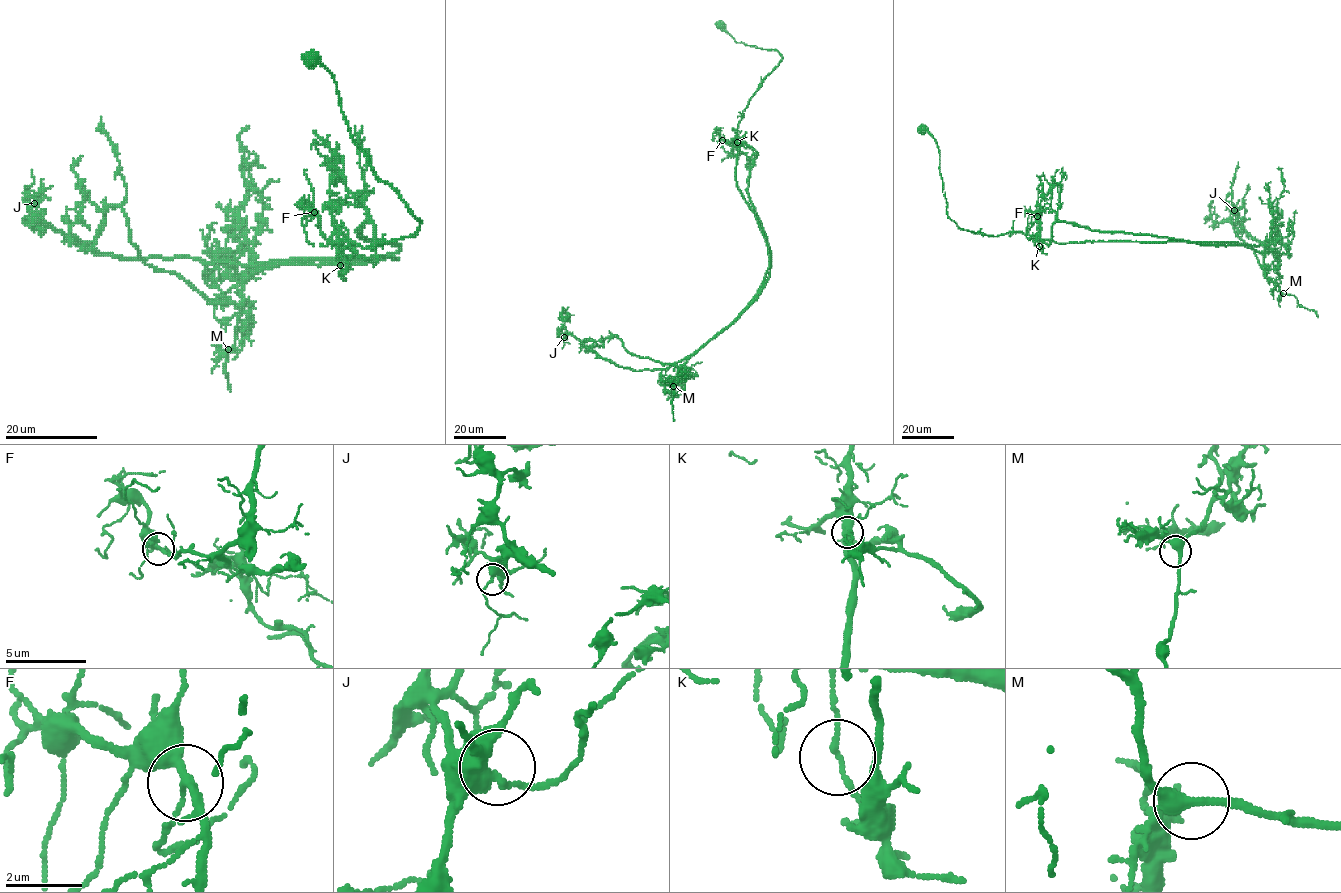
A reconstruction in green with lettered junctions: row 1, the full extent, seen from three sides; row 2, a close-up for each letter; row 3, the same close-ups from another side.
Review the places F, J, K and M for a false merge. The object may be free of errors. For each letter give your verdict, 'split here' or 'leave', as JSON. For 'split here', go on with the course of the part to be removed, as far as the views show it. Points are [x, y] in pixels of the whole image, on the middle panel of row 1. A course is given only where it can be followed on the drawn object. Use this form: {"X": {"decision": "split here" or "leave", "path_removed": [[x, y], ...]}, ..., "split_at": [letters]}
{"F": {"decision": "leave"}, "J": {"decision": "leave"}, "K": {"decision": "split here", "path_removed": [[737, 142], [758, 153], [747, 192], [771, 261], [760, 294], [683, 366], [632, 355], [616, 335], [601, 341]]}, "M": {"decision": "leave"}, "split_at": ["K"]}

